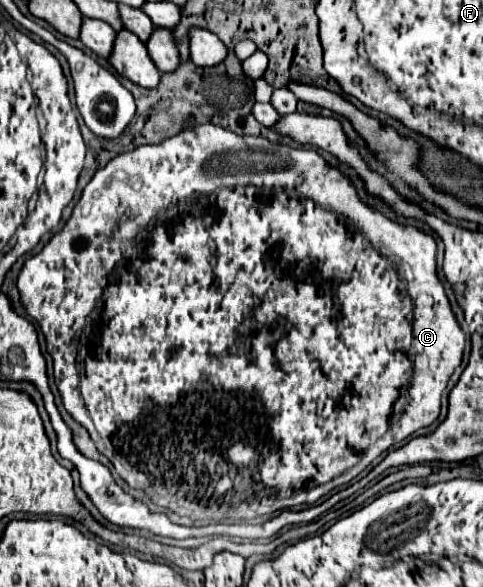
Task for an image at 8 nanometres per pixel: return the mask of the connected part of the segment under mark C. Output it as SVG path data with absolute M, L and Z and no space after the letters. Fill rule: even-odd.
M198 124L196 128L184 130L178 136L164 140L158 146L156 144L140 146L130 152L118 154L104 168L100 168L94 174L94 178L88 182L66 226L52 236L52 240L44 246L42 252L26 260L16 284L20 290L20 302L24 304L24 310L34 320L38 320L46 336L46 346L54 360L54 380L68 414L88 430L98 452L112 462L118 476L130 488L144 490L156 506L168 508L192 520L220 522L220 520L252 520L256 516L270 516L274 512L288 510L300 504L312 506L332 490L348 484L384 450L412 436L420 428L428 428L440 416L442 392L452 372L460 366L464 346L466 346L464 330L460 328L450 308L448 296L444 292L444 284L436 274L434 238L420 228L392 222L380 210L374 210L372 206L362 202L354 184L340 170L332 168L316 150L290 148L286 144L282 144L280 150L276 148L268 150L268 146L280 146L280 144L272 144L262 136L238 136L214 124ZM188 178L210 178L210 184L222 184L222 188L212 192L194 192L192 196L176 202L182 194L186 194ZM194 296L206 300L198 304L196 314L190 314L186 312L186 308L188 306L190 310L194 308L190 304L192 302L190 298ZM78 336L82 340L82 346L78 346L78 358L80 364L84 362L84 377L80 378L79 390L78 370L76 370ZM144 358L152 358L150 364L152 368L148 368L148 362Z

